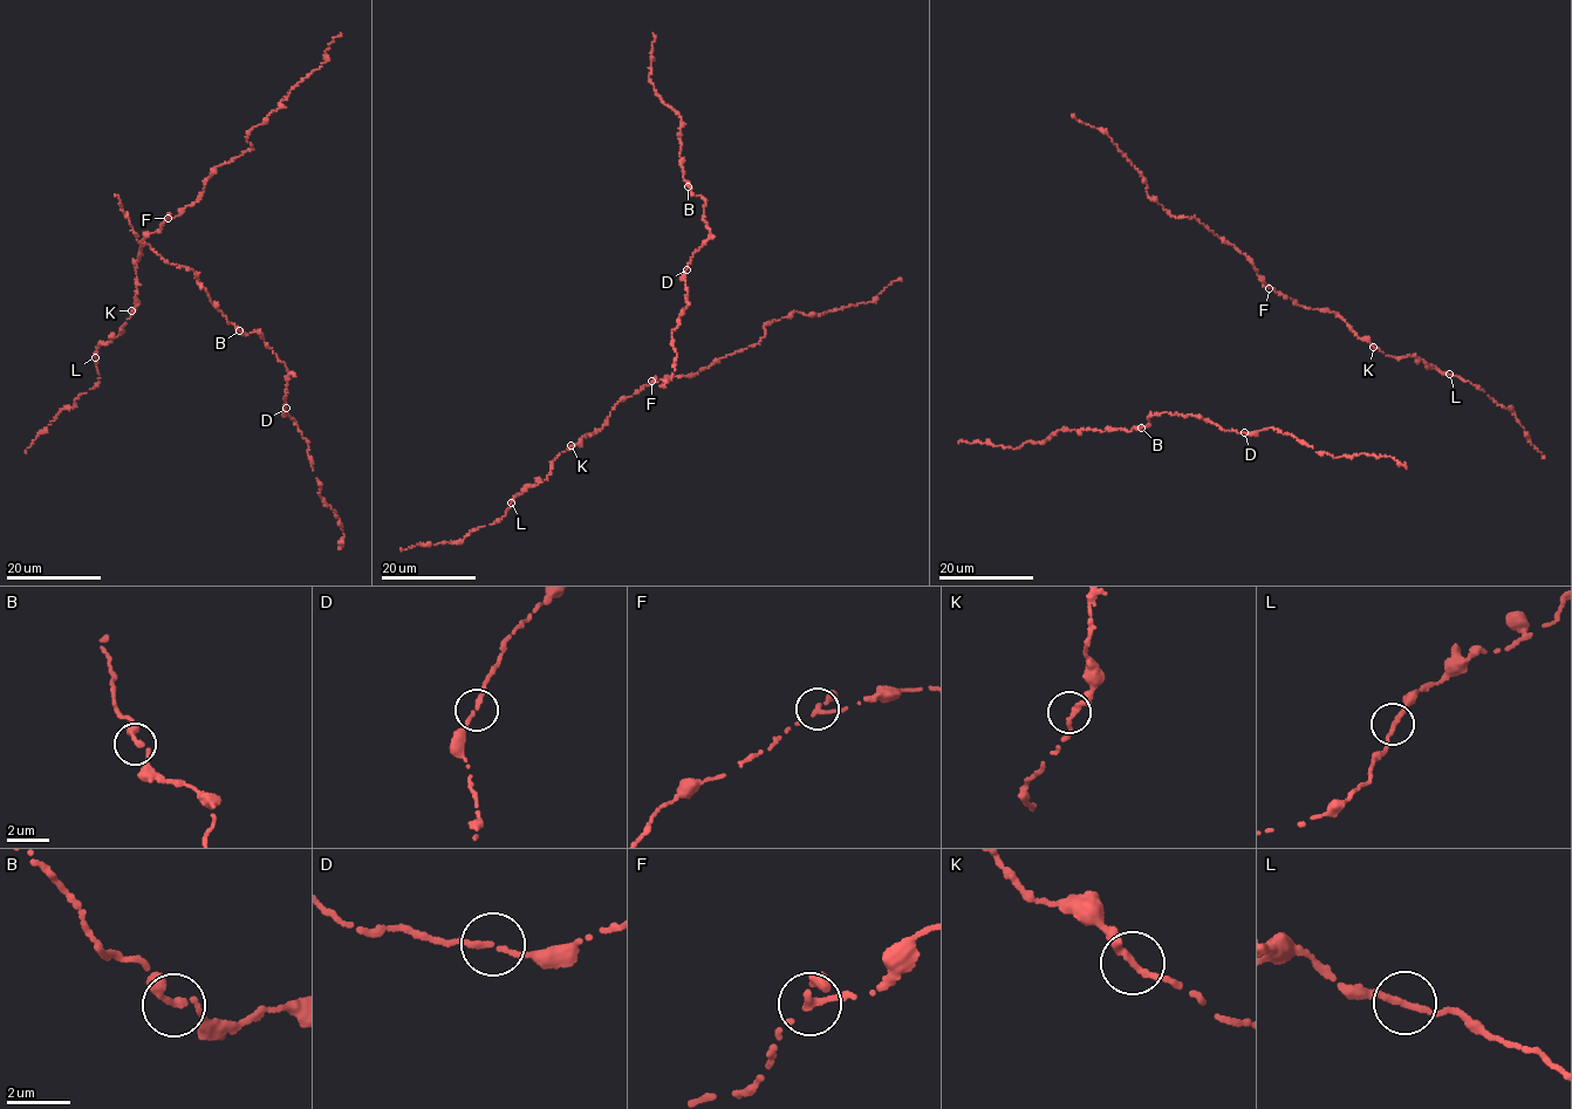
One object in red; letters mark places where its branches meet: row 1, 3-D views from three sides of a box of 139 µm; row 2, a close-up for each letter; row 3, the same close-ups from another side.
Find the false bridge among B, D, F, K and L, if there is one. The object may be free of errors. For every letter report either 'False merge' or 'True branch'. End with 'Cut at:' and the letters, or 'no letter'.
B: True branch
D: True branch
F: True branch
K: True branch
L: True branch
Cut at: no letter

